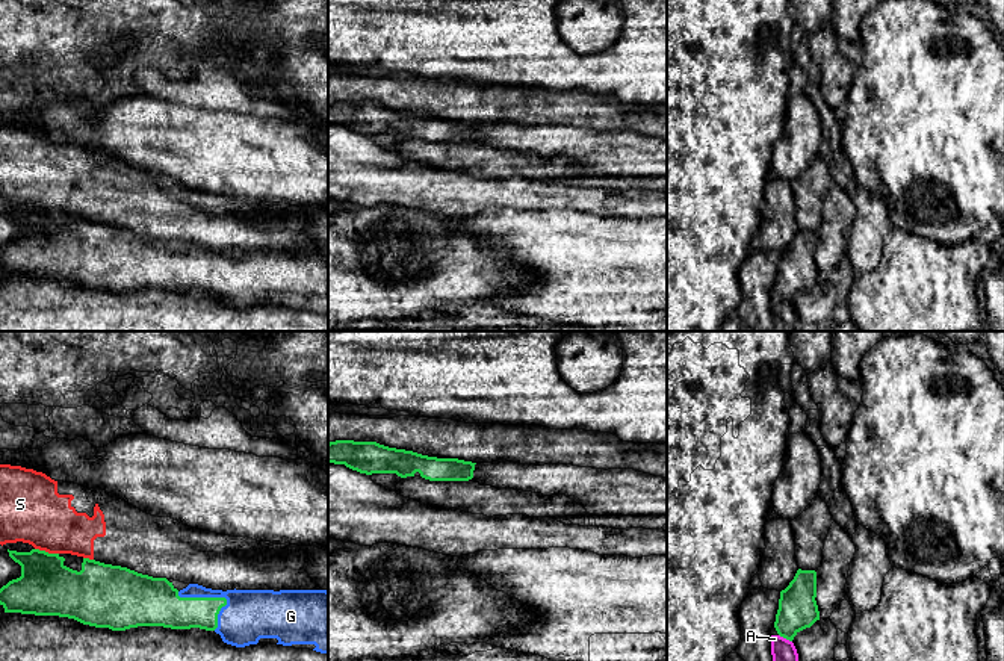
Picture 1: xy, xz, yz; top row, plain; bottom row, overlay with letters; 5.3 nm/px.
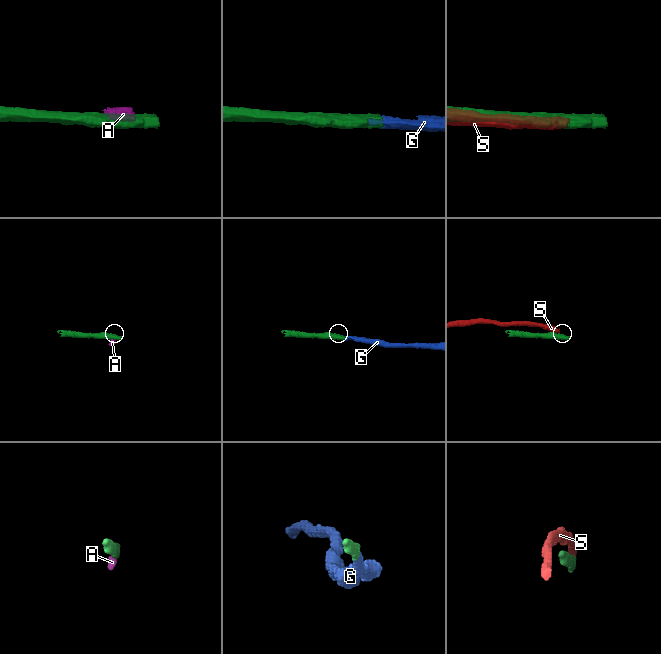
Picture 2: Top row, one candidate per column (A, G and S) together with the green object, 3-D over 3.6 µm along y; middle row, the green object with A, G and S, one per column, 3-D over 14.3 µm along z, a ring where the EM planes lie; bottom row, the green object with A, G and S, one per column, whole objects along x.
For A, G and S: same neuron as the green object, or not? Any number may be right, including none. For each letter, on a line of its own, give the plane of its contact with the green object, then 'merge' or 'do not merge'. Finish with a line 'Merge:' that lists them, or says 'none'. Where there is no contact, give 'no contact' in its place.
A: yz | do not merge
G: xy | merge
S: xy | do not merge
Merge: G

